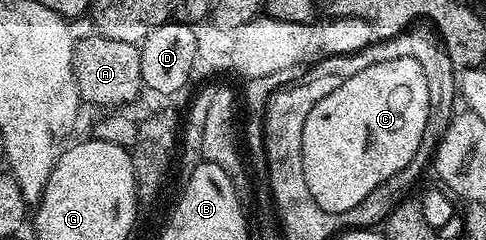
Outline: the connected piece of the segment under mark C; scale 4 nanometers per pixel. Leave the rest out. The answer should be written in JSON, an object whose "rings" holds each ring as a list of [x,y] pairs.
{"rings":[[[394,58],[391,62],[377,62],[374,66],[366,66],[366,70],[358,70],[358,74],[344,77],[342,86],[338,86],[338,90],[326,94],[326,98],[317,102],[314,110],[310,110],[310,114],[306,117],[306,126],[302,126],[302,170],[304,171],[302,178],[306,182],[314,202],[318,202],[318,206],[327,212],[354,210],[354,206],[358,206],[362,202],[362,198],[366,198],[378,185],[386,182],[386,178],[402,171],[406,162],[410,162],[410,158],[414,158],[414,154],[422,142],[422,134],[426,130],[429,114],[430,86],[426,86],[426,74],[422,74],[422,66],[418,66],[418,62],[414,62],[414,58]]]}

